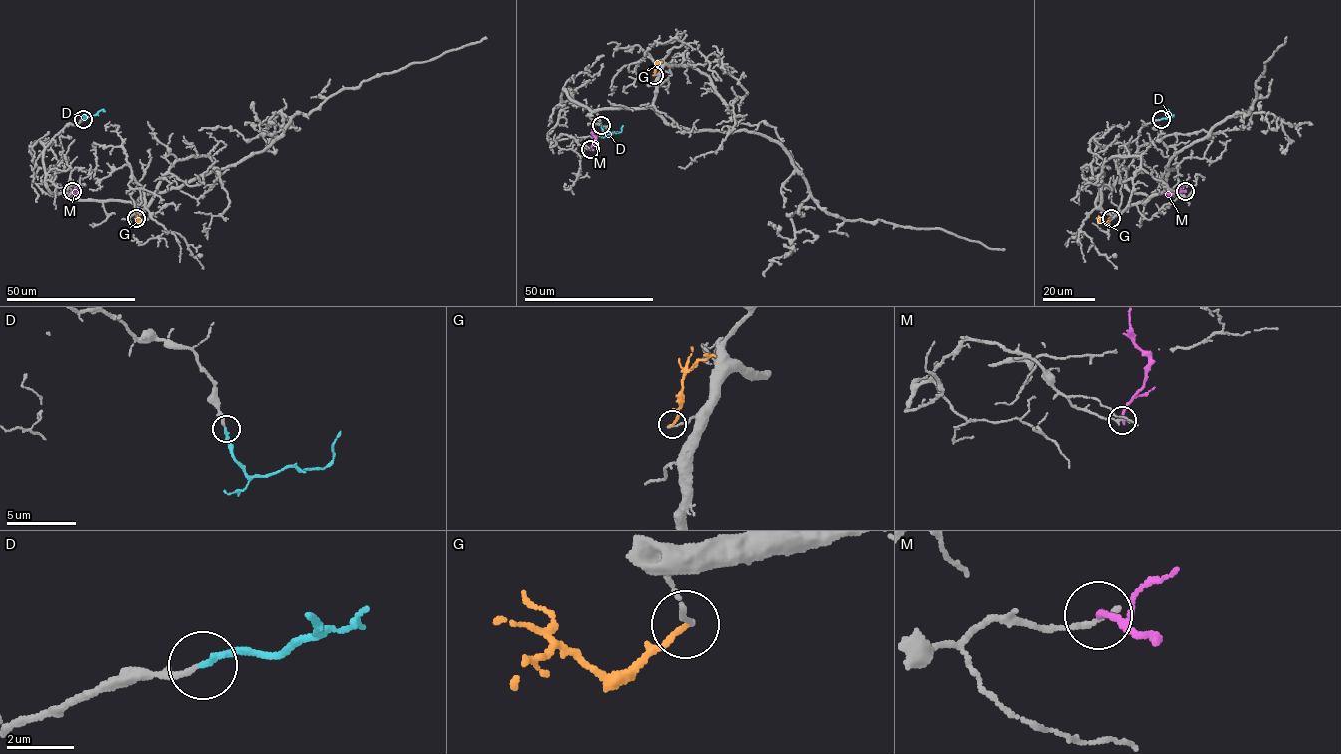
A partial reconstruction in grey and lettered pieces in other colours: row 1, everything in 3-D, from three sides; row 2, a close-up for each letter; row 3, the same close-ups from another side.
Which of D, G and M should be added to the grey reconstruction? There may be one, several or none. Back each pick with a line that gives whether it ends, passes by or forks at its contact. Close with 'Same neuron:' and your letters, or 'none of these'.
D: it ends there
Same neuron: D

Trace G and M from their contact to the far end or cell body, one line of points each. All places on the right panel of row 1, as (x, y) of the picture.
G: (1110, 218), (1097, 223)
M: (1185, 191), (1164, 193)

